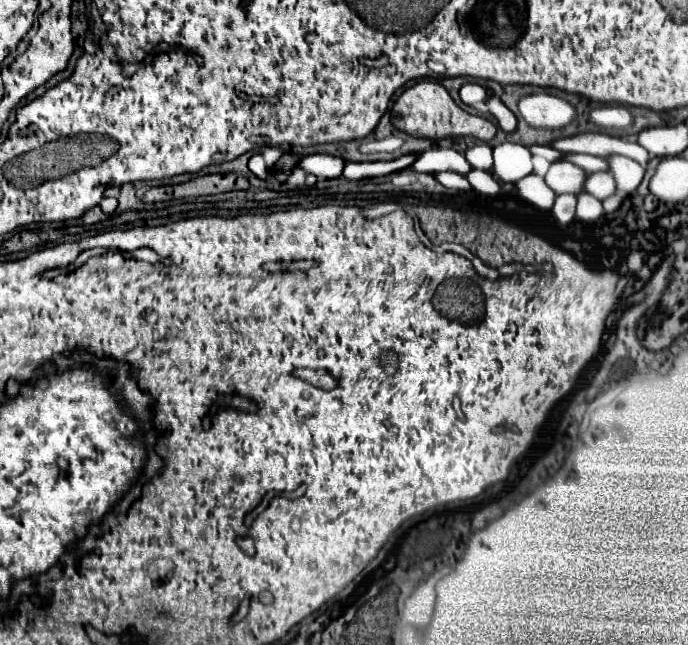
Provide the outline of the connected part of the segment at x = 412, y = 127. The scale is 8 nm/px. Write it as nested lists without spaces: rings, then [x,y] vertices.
[[[420,81],[408,87],[392,105],[390,111],[392,125],[412,137],[424,139],[448,139],[448,137],[478,137],[480,141],[490,141],[496,135],[496,125],[478,115],[470,115],[468,111],[460,109],[448,91],[438,85],[436,81]]]

